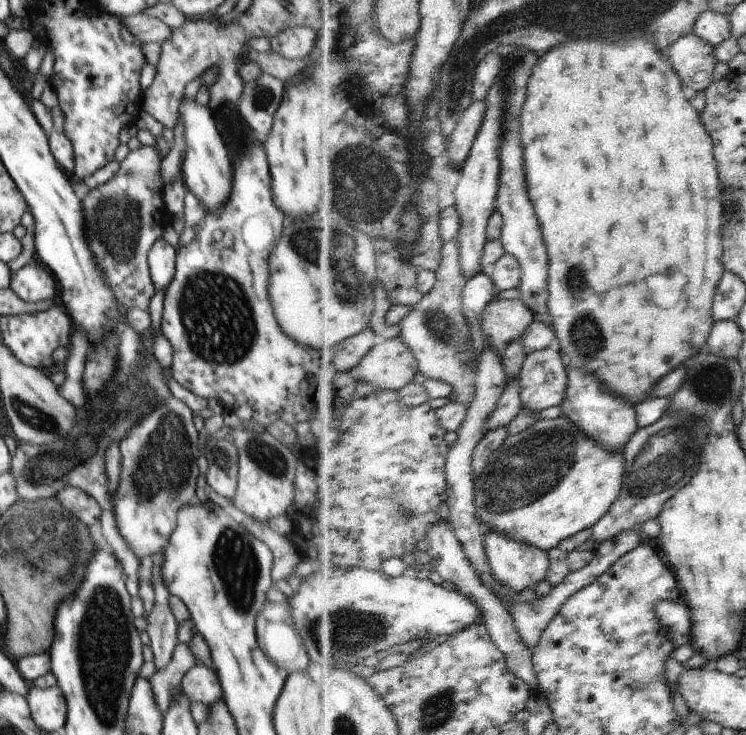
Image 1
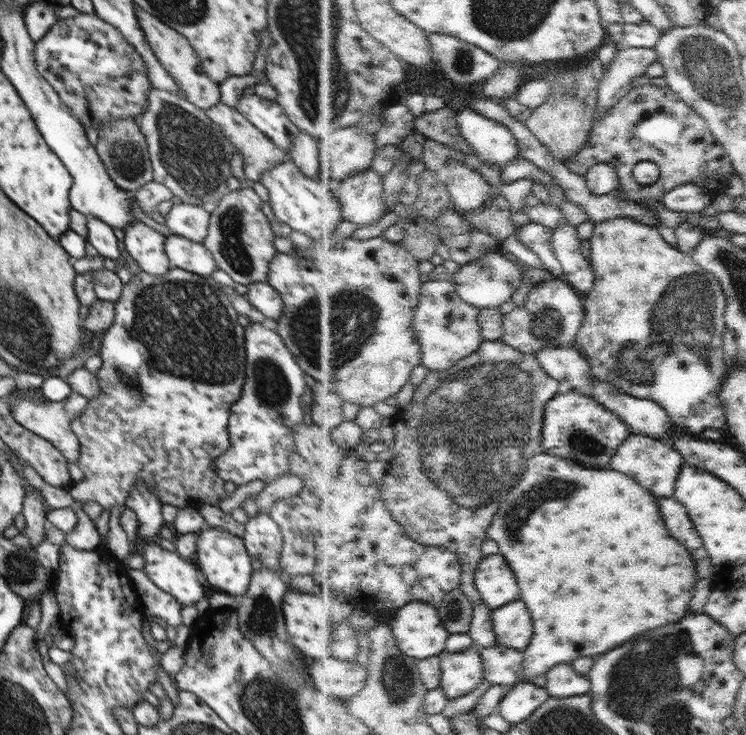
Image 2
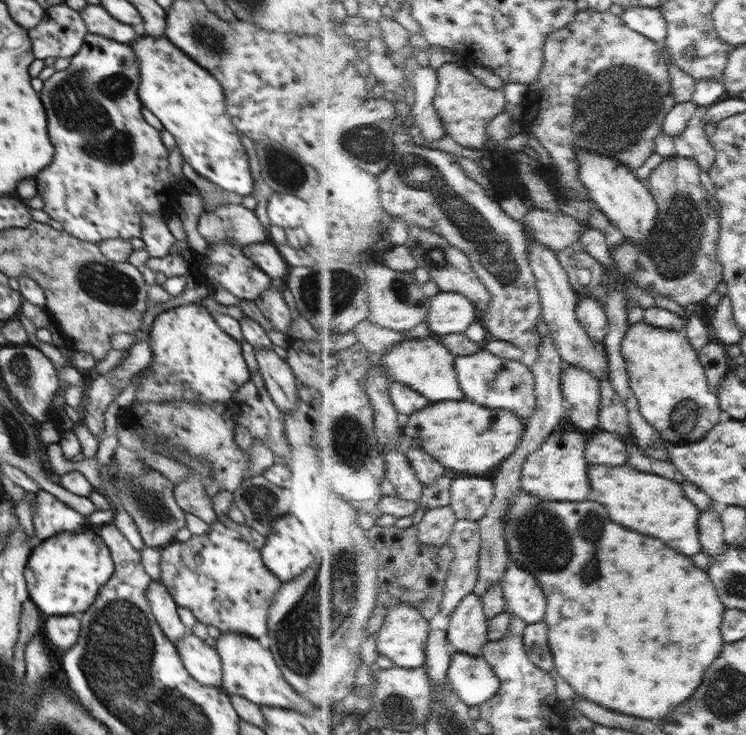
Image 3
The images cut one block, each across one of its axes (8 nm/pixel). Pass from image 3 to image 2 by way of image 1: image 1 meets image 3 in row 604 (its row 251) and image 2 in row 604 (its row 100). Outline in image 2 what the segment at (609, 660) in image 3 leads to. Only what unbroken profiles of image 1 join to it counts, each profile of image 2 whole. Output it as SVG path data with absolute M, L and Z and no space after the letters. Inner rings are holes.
M548 452L530 458L528 474L524 476L524 482L520 482L520 486L510 494L508 501L504 502L500 508L489 531L489 538L500 544L501 553L506 556L512 568L516 570L518 578L520 578L520 586L522 586L523 599L528 602L528 609L532 610L536 622L535 637L525 650L525 675L521 682L529 681L534 675L547 674L556 665L573 663L577 658L592 657L592 654L598 654L598 652L600 654L610 652L614 648L622 646L624 642L632 640L634 636L642 634L644 630L654 630L660 626L668 626L670 622L678 623L686 619L689 614L690 602L694 598L694 588L698 584L698 566L696 566L694 554L678 538L674 538L670 534L670 530L662 518L660 502L656 504L656 496L648 488L644 488L632 476L612 467L607 469L587 467L572 459L558 458Z

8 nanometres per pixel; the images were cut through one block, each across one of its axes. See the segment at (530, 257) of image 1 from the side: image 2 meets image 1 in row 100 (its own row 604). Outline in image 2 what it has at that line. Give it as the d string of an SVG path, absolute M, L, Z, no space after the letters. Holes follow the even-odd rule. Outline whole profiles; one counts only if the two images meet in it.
M523 598L496 609L493 615L499 644L520 651L531 645L535 637L535 619Z

